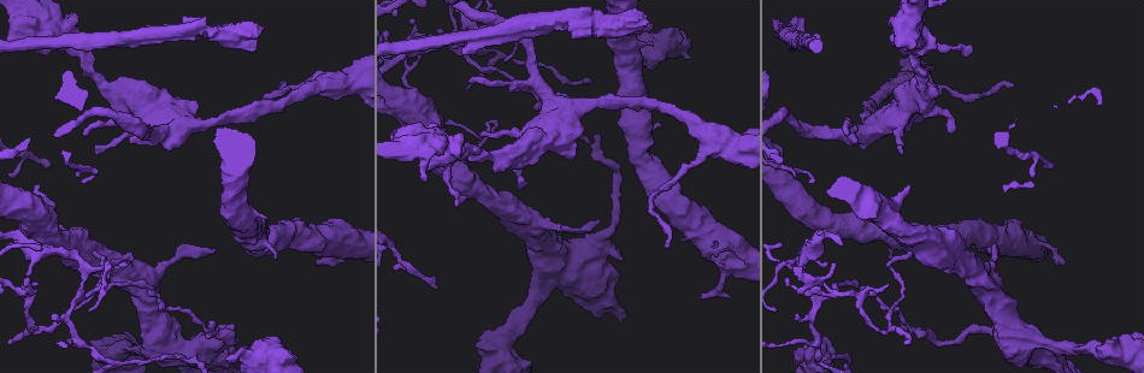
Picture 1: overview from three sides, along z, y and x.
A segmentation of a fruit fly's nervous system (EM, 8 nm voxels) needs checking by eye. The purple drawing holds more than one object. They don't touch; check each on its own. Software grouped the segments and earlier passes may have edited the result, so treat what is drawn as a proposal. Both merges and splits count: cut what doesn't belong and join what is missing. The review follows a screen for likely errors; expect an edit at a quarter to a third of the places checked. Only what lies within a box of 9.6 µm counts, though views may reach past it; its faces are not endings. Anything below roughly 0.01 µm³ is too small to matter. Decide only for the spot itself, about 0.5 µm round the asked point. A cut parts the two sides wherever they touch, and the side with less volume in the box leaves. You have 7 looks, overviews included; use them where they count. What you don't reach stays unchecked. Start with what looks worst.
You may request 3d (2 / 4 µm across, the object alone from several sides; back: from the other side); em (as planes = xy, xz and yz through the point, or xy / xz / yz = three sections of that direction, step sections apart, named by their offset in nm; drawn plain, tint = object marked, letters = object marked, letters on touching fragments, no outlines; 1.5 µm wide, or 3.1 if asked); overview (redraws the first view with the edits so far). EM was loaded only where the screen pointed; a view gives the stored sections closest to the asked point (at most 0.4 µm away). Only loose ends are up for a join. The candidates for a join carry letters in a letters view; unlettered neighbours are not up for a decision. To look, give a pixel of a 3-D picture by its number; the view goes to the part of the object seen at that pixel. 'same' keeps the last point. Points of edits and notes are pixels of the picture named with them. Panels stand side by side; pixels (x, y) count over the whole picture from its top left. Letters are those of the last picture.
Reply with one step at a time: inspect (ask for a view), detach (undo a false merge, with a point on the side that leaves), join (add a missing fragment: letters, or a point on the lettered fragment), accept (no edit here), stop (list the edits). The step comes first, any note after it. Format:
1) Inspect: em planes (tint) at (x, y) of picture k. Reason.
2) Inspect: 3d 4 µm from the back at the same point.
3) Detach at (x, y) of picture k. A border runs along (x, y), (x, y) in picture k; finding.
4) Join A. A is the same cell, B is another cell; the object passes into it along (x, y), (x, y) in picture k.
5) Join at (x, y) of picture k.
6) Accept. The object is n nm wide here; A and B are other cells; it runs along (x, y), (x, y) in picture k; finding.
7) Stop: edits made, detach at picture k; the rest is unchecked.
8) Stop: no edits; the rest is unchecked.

Inspect: 3d 2 µm at (888, 285) of picture 1. Tapers out.

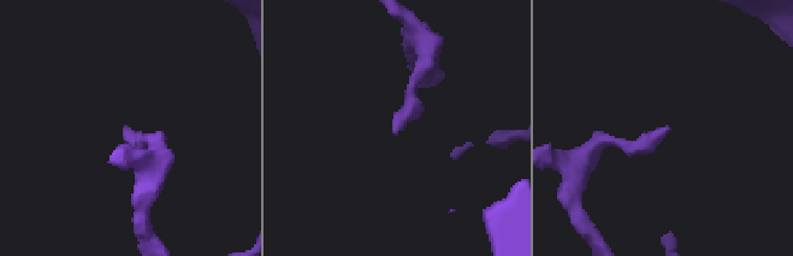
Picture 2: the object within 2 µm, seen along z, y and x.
Inspect: em xz step 8 (letters) at (125, 128) of picture 2.

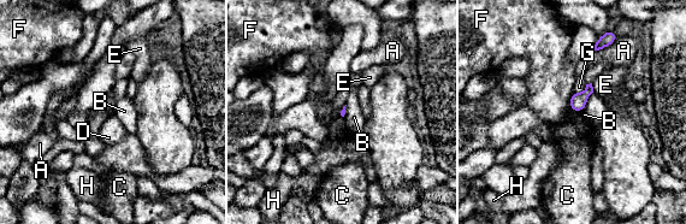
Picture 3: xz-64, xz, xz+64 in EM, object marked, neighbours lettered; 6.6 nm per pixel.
Inspect: em planes (letters) at the same point.

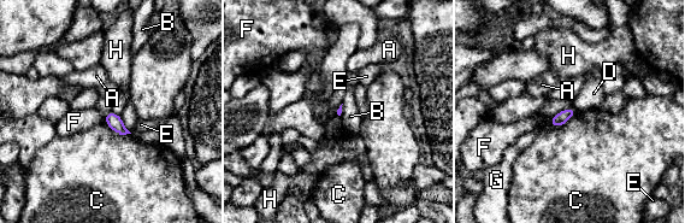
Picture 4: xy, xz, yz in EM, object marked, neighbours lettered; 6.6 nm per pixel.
Accept. A, B, C, D, E, F, G and H are other cells; a border runs along (112, 110), (119, 115) in picture 4; none of them fits.

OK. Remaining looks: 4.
Inspect: 3d 4 µm at (278, 85) of picture 1. End of a long branch.

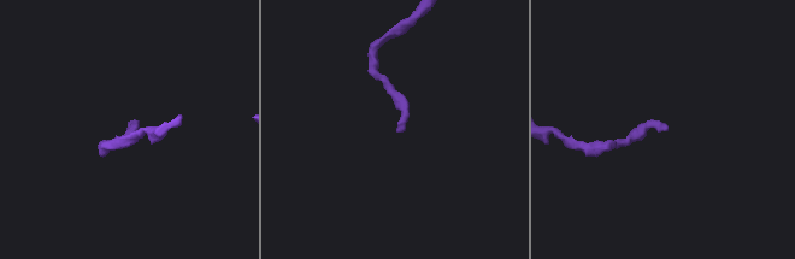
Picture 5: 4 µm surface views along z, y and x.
Inspect: em xz step 8 (letters) at (666, 128) of picture 5. Now the EM.

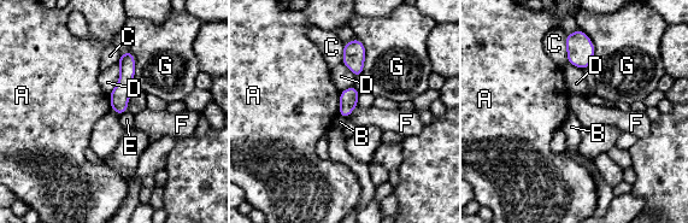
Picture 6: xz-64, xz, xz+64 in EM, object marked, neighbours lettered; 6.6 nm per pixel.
Accept. A, B, C, D, E, F and G are other cells; a border runs along (357, 105), (347, 117) in picture 6; no lettered fragment goes on from it.

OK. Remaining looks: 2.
Inspect: em xz step 8 (tint) at (163, 311) of picture 1.

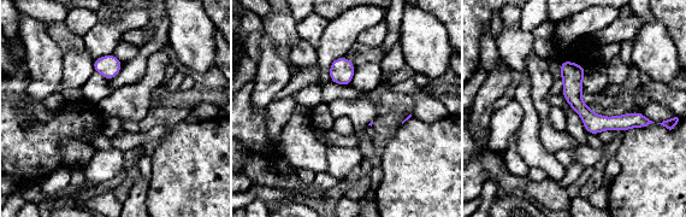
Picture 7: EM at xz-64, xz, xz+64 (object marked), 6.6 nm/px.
Inspect: em planes (letters) at the same point.

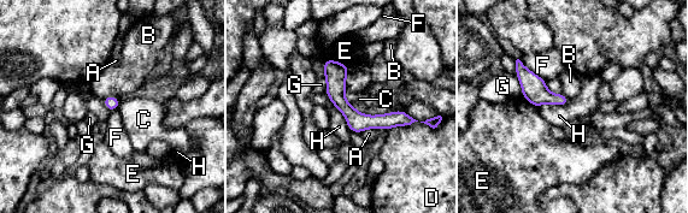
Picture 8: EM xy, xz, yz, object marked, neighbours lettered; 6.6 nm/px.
Accept. The object is 80 nm wide here; A, B, C, D, E, F, G and H are other cells; a border runs along (324, 93), (342, 114), (351, 131) in picture 8; one neuron here.

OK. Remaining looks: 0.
Stop: no edits; the rest is unchecked.

